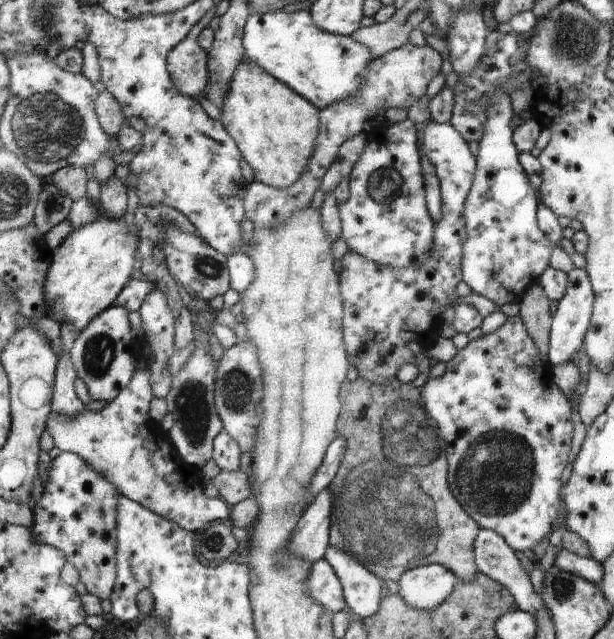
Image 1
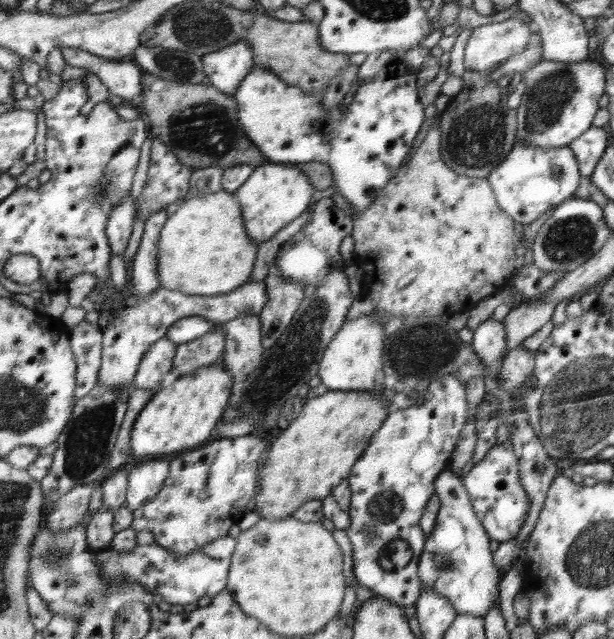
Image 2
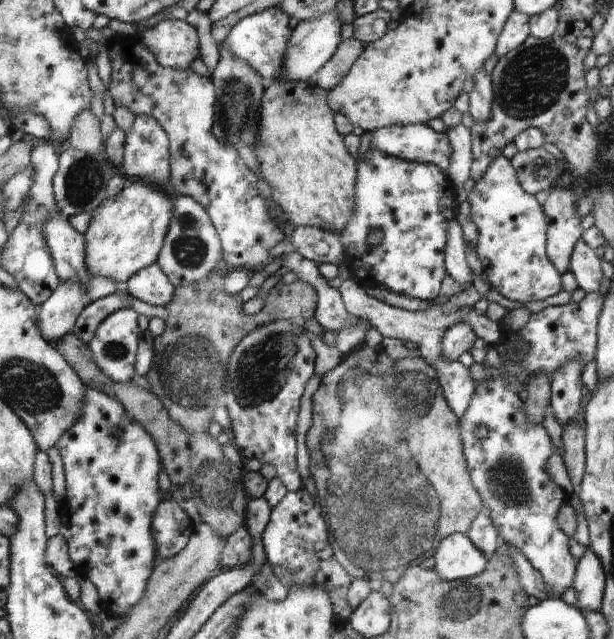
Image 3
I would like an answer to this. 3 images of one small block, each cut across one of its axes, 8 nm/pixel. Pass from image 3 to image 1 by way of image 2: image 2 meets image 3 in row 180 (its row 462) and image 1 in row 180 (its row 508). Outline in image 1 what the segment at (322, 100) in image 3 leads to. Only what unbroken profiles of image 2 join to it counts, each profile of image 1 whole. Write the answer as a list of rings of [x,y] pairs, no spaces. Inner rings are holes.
[[[242,62],[232,76],[232,86],[222,106],[221,124],[252,167],[256,182],[274,190],[290,188],[308,170],[319,140],[320,108],[272,78],[254,62]]]

